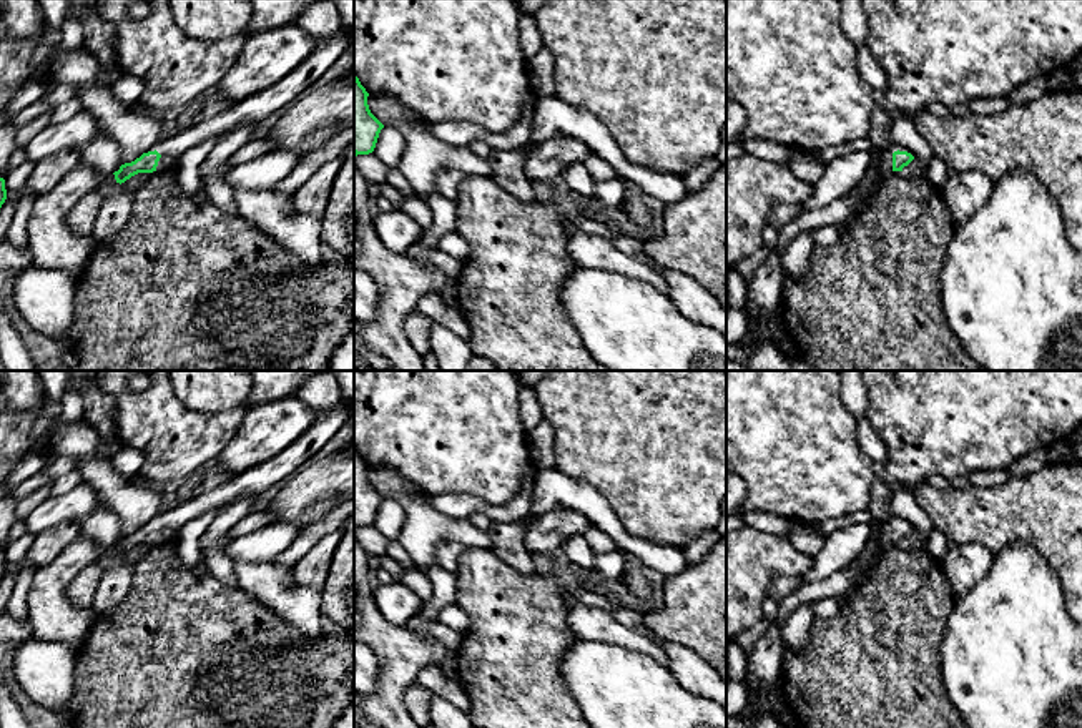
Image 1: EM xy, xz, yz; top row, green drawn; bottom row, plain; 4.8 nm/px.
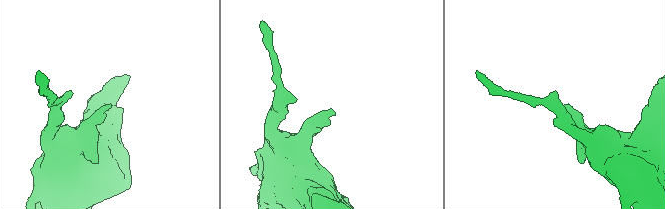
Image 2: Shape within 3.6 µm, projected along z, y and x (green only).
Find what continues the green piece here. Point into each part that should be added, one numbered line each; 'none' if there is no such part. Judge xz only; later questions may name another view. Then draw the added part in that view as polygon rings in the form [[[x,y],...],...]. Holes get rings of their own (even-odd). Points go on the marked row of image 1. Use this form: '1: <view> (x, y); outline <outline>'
none

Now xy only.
1: xy (251, 110); outline [[[341,27],[337,32],[316,40],[312,52],[283,80],[269,88],[228,105],[214,116],[201,118],[181,128],[170,138],[160,140],[156,151],[161,155],[156,171],[178,175],[180,158],[196,145],[229,135],[239,128],[256,125],[266,116],[288,108],[299,95],[309,90],[317,78],[341,57],[352,42],[352,35]]]

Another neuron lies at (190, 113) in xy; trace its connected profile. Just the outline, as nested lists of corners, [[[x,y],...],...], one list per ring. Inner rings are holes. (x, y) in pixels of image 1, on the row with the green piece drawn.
[[[203,95],[178,111],[176,118],[181,128],[186,128],[201,120],[201,98]]]

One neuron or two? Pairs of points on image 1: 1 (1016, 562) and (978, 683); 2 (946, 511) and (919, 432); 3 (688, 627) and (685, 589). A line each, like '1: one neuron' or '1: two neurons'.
1: one neuron
2: two neurons
3: one neuron

